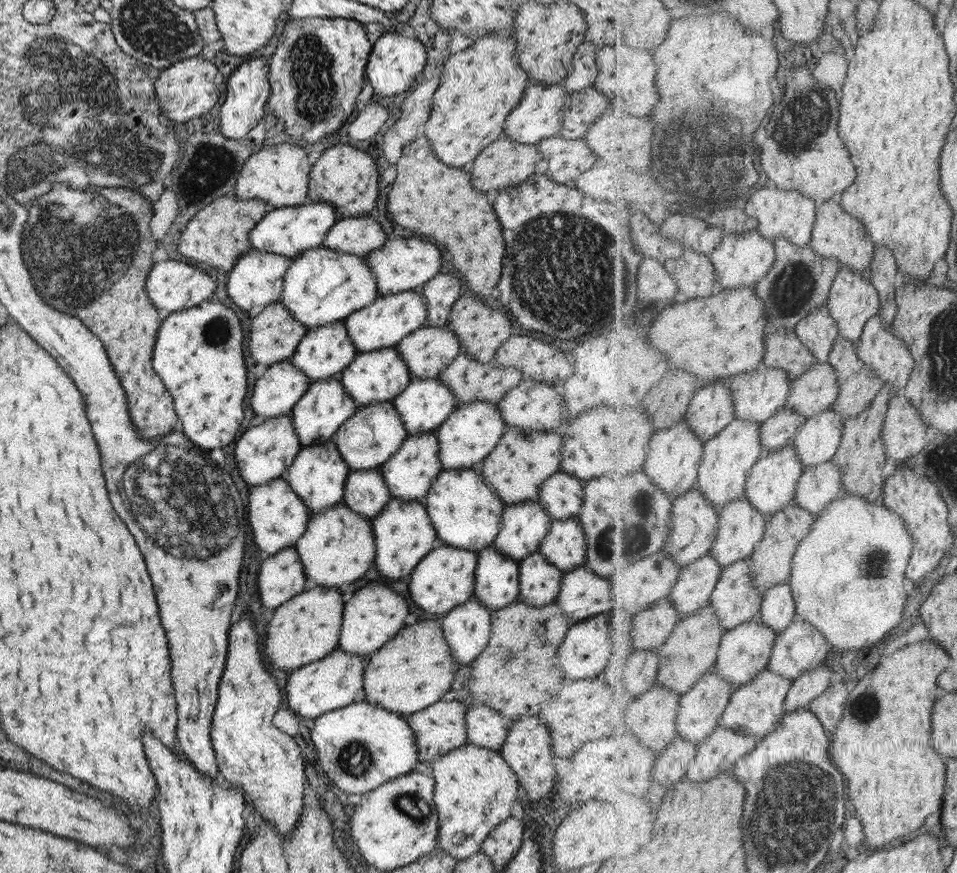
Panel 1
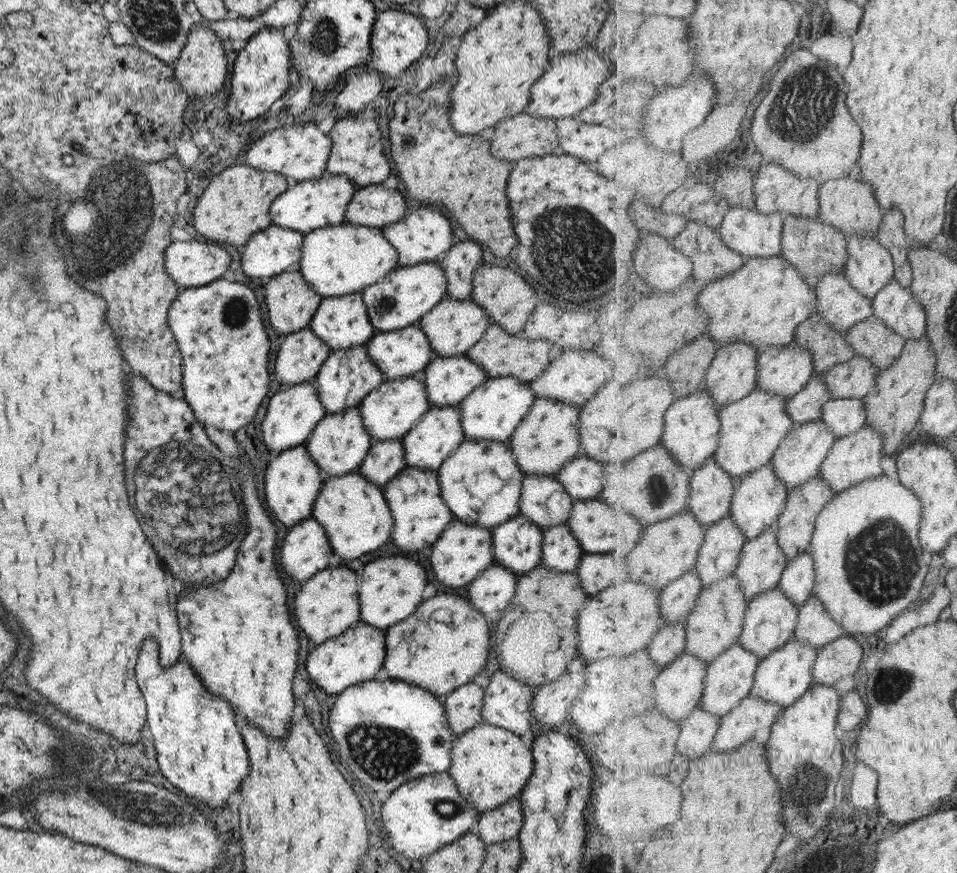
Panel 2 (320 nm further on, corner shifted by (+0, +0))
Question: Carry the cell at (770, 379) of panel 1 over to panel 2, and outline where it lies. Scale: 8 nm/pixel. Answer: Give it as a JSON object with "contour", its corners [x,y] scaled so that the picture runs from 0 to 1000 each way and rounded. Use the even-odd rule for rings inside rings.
{"contour":[[[831,391],[820,397],[808,396],[792,411],[791,444],[825,456],[837,449],[853,424],[850,404]]]}

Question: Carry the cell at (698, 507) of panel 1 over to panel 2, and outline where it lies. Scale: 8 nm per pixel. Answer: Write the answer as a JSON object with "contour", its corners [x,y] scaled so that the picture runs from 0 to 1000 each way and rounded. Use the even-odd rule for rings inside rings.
{"contour":[[[747,522],[741,526],[732,536],[722,541],[720,584],[726,588],[728,596],[738,607],[748,598],[763,591],[765,573],[769,564],[769,550],[750,529]]]}

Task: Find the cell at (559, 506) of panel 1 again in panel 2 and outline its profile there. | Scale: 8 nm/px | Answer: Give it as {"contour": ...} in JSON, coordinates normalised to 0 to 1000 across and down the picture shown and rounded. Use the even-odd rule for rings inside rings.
{"contour":[[[605,522],[594,527],[580,548],[598,574],[623,572],[631,556],[630,535],[623,527]]]}

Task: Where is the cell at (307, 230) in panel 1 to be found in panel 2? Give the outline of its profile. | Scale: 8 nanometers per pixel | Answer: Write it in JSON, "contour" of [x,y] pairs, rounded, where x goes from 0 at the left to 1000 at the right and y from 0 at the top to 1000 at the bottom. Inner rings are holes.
{"contour":[[[338,200],[327,206],[318,206],[302,212],[281,237],[283,258],[312,266],[315,269],[340,259],[359,255],[361,241],[372,219],[370,211],[359,200]]]}

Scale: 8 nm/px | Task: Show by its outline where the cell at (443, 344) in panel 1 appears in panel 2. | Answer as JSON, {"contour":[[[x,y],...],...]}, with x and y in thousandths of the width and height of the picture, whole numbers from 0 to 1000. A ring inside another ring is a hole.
{"contour":[[[465,339],[439,364],[436,372],[446,386],[452,409],[469,410],[485,407],[497,394],[511,372],[511,361],[503,349],[490,341],[475,344]]]}

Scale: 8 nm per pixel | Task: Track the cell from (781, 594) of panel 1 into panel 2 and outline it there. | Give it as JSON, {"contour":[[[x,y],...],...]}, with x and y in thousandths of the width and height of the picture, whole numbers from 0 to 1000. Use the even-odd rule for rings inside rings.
{"contour":[[[847,630],[839,631],[823,643],[814,674],[838,695],[851,680],[853,668],[852,638]]]}

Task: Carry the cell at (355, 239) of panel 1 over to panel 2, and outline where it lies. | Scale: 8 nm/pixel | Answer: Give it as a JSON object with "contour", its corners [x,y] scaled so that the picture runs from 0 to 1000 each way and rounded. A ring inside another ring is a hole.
{"contour":[[[398,210],[385,211],[369,221],[361,241],[359,254],[399,262],[421,249],[425,233],[425,227],[414,215],[402,216]]]}

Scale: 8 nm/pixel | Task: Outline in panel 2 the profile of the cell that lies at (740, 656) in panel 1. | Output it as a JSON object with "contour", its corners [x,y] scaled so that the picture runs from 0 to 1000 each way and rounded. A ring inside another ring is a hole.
{"contour":[[[814,671],[796,678],[782,691],[777,723],[772,735],[780,743],[791,748],[797,756],[800,751],[808,749],[813,742],[819,741],[832,726],[832,719],[836,710],[836,695],[827,687],[820,677]]]}

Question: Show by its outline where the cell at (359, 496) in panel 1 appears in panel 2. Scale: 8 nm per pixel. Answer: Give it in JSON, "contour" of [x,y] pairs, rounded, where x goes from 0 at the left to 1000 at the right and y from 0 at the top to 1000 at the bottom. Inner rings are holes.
{"contour":[[[419,502],[390,506],[373,538],[390,554],[400,558],[425,532]]]}

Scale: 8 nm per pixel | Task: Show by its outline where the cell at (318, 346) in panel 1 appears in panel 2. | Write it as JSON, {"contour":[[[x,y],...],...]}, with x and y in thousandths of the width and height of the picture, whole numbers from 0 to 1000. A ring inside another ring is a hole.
{"contour":[[[376,334],[334,342],[321,376],[325,377],[332,388],[340,391],[340,396],[346,404],[352,401],[363,401],[363,399],[373,399],[377,394],[381,395],[392,381],[386,369]]]}

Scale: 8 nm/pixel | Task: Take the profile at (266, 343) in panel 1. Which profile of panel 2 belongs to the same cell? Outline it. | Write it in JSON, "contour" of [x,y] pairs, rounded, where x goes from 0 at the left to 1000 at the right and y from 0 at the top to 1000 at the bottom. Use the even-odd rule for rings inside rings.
{"contour":[[[308,308],[294,312],[292,316],[285,316],[283,321],[276,322],[274,325],[277,331],[276,346],[281,371],[293,387],[300,381],[321,376],[335,341],[323,329],[323,325],[319,325],[319,321],[315,318],[312,312]]]}

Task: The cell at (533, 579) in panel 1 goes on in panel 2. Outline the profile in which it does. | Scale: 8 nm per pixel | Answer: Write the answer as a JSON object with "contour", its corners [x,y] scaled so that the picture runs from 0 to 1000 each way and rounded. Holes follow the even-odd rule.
{"contour":[[[592,598],[567,607],[565,628],[565,648],[584,655],[597,655],[597,653],[601,653],[605,646],[605,639],[608,638],[607,635],[611,633],[607,630],[606,623],[595,607]]]}

